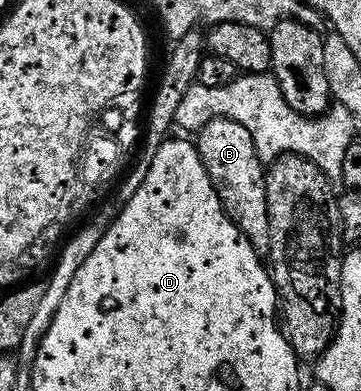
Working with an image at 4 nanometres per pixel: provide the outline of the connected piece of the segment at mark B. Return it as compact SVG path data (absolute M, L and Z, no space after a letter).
M215 119L210 121L198 133L195 140L196 150L200 152L200 160L204 163L210 181L215 181L224 196L223 205L228 206L226 214L250 241L252 248L262 257L272 249L270 241L270 213L266 197L266 164L258 157L258 149L254 145L254 137L250 137L250 129L238 125L238 121Z

